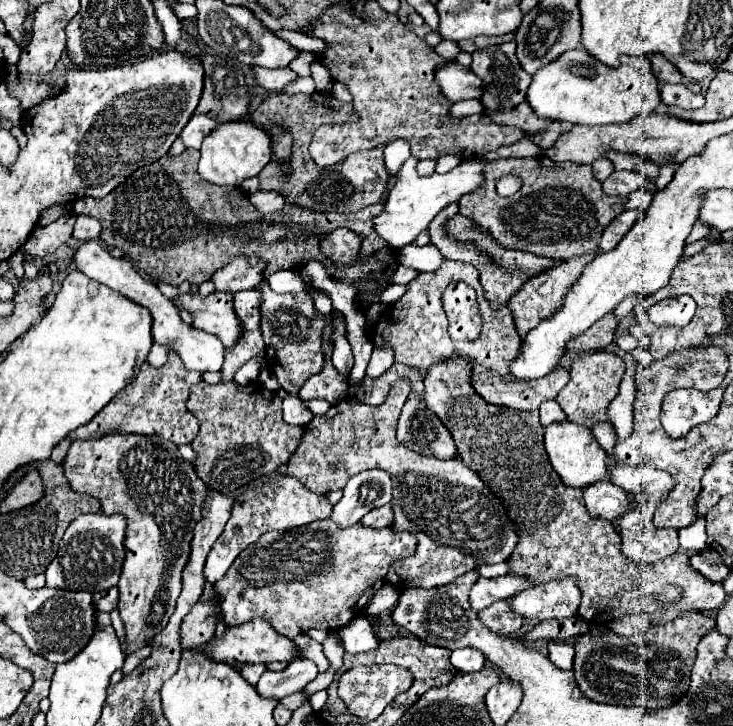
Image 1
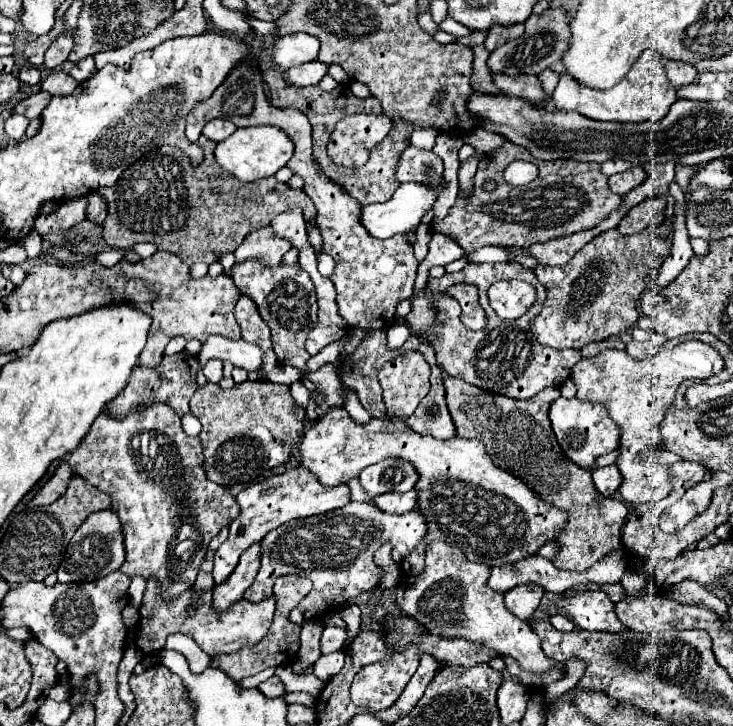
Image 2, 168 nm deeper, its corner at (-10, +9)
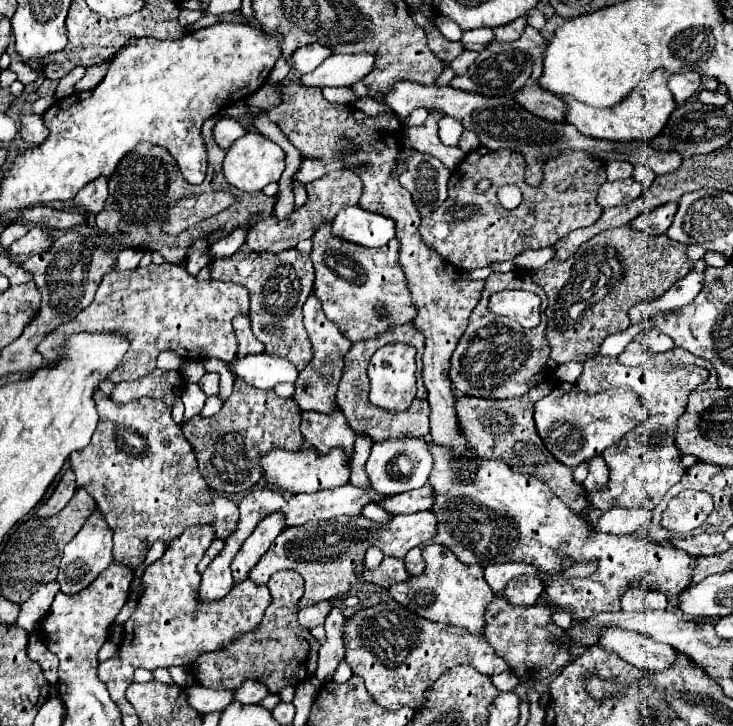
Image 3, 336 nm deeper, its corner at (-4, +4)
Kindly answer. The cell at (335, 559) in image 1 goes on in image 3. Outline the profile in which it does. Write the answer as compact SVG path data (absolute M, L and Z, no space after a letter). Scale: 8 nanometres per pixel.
M415 512L405 516L393 516L389 522L373 522L365 516L341 516L337 520L309 522L303 526L285 528L259 564L251 570L249 578L255 584L267 584L269 576L279 570L297 570L305 580L305 594L299 602L299 608L317 604L319 600L341 596L351 592L357 584L357 574L363 568L363 558L367 548L377 546L385 556L403 558L411 548L421 546L431 540L437 532L437 520L431 512Z

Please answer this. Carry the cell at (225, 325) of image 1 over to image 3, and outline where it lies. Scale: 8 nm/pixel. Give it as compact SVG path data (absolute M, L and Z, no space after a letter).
M149 264L129 272L105 274L89 308L81 310L69 324L61 324L49 332L37 350L51 362L59 356L61 346L71 332L125 332L131 340L131 348L109 380L113 384L139 380L155 370L155 360L161 350L175 350L187 360L217 356L231 362L237 354L237 338L231 320L245 312L249 312L249 292L241 284L197 280L183 266Z

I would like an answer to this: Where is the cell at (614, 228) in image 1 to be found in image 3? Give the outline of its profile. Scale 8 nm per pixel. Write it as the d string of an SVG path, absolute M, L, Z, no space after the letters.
M669 202L669 204L655 208L653 212L643 212L635 220L631 220L629 226L633 230L641 230L649 236L659 236L659 234L665 234L667 228L671 226L675 212L677 212L677 202Z

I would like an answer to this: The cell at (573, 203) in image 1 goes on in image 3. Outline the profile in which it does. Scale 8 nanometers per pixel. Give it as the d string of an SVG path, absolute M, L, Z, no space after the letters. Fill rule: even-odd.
M479 146L469 152L451 174L447 200L431 216L421 218L419 232L429 248L461 270L513 260L521 250L553 246L569 232L591 226L597 218L601 218L603 208L595 202L595 196L605 180L603 160L585 152L571 152L569 156L549 160L543 166L543 182L539 186L529 186L525 182L525 160L521 154ZM481 178L491 180L491 188L487 192L479 192L475 188ZM503 184L517 184L523 192L523 202L515 210L505 210L497 200L497 190Z

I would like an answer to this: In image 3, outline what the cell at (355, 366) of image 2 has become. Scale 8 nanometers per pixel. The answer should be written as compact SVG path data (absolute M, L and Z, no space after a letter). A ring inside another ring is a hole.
M403 324L397 328L387 330L383 336L377 336L373 340L361 340L355 342L351 346L351 350L345 354L345 368L343 368L343 376L337 388L337 404L343 410L347 422L351 424L351 428L355 432L365 432L369 434L375 442L377 440L387 440L387 438L403 438L403 436L421 436L421 438L429 438L429 416L431 416L431 408L427 404L427 390L423 386L421 380L421 354L423 354L423 336L411 328L411 324ZM385 344L411 344L417 348L417 398L413 400L413 404L409 406L409 410L405 412L387 412L379 406L373 406L369 402L369 378L367 378L367 368L369 368L369 360L373 356L373 352L377 352L377 348L385 346Z

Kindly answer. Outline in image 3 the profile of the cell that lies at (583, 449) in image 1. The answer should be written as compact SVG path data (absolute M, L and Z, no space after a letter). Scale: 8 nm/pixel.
M557 384L553 392L535 404L535 424L547 450L565 466L575 468L577 464L601 456L605 448L617 444L629 430L647 418L647 410L641 400L625 390L609 390L587 396L577 392L575 384Z

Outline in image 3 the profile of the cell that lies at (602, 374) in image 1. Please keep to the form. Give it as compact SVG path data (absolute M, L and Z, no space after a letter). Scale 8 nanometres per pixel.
M597 356L587 360L583 374L577 380L577 388L585 394L599 394L611 388L627 386L633 390L645 404L649 416L643 424L637 426L637 436L623 440L623 448L605 450L603 458L609 466L609 484L597 492L589 492L589 502L593 508L607 512L611 508L649 508L653 510L665 492L681 480L685 468L681 466L681 452L675 448L675 428L677 418L683 414L687 396L699 384L707 380L709 372L699 366L675 366L669 372L643 366L623 366L617 358Z

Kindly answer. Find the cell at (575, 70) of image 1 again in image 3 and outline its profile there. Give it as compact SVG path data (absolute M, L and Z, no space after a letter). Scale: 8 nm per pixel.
M663 68L653 70L647 74L619 104L613 108L593 108L583 102L577 102L571 96L563 96L563 102L567 106L567 120L585 136L593 138L605 138L605 140L651 140L655 138L669 114L675 110L675 100L667 88L667 72Z

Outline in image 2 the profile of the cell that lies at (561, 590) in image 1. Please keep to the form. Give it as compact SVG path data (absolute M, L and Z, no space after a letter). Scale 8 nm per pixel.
M585 591L575 597L563 595L557 605L563 609L565 615L569 615L581 629L587 631L609 631L609 633L621 633L627 631L627 625L623 625L615 611L611 599L603 591Z

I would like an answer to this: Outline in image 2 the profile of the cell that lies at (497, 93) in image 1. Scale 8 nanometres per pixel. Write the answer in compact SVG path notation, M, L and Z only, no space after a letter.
M515 23L515 25L507 25L507 27L495 25L495 27L491 27L491 29L487 31L485 47L487 47L489 51L493 51L493 49L501 47L503 43L507 43L507 41L513 41L513 39L521 37L521 35L523 35L523 31L525 31L523 23Z

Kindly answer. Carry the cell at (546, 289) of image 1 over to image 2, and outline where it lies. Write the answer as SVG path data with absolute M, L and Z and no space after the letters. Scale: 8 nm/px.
M609 229L589 241L563 267L539 265L535 275L547 289L547 301L539 317L531 321L537 341L551 349L581 349L591 341L611 339L631 329L639 319L637 299L659 277L671 245L671 237L653 231L619 235L617 229Z

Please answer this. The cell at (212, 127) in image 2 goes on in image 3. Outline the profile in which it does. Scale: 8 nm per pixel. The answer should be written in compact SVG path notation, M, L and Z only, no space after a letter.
M221 118L221 120L215 124L215 128L213 128L213 138L215 138L215 142L217 142L223 150L227 150L227 148L231 146L231 142L237 140L239 136L243 136L245 132L247 132L247 130L245 130L245 126L243 126L241 122L231 120L231 118Z

